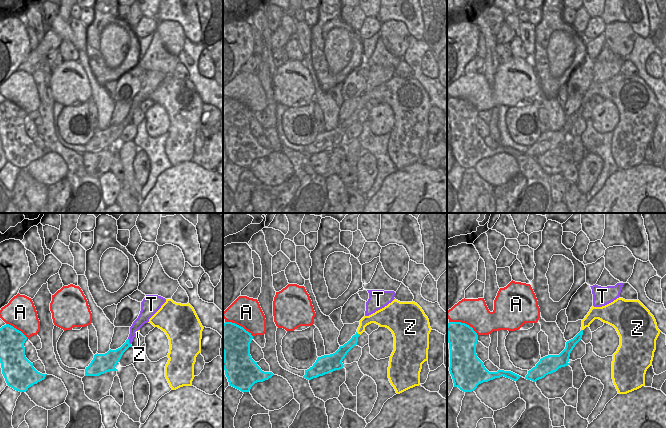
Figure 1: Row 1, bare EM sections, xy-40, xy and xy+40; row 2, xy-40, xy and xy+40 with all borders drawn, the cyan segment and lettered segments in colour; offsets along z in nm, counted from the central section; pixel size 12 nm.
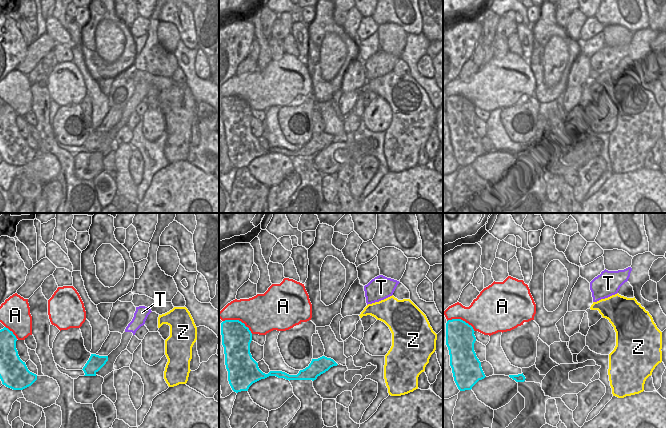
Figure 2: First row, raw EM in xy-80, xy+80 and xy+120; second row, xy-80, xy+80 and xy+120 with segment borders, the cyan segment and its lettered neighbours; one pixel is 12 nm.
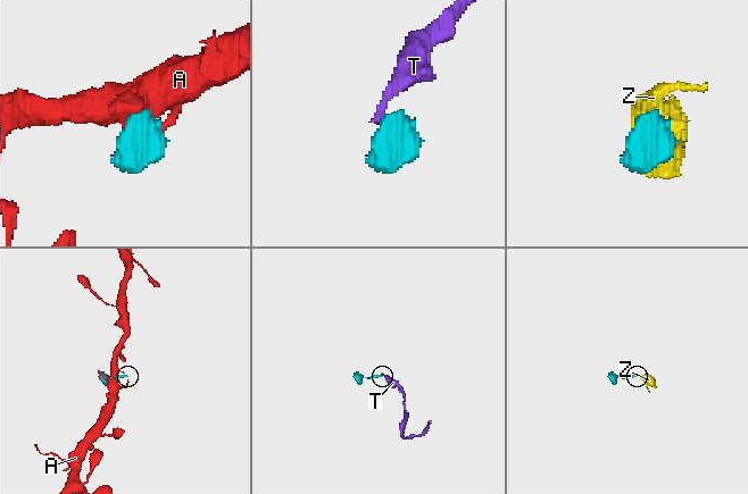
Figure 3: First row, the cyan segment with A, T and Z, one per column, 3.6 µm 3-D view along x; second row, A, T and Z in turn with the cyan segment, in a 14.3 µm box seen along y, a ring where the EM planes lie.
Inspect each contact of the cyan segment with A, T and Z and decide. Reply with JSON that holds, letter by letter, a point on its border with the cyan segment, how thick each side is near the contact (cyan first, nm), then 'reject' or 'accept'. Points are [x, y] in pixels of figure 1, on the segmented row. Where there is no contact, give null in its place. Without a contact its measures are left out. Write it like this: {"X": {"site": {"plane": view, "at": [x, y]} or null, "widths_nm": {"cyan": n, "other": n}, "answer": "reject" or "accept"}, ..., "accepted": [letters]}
{"A": {"site": {"plane": "xy+40", "at": [464, 323]}, "widths_nm": {"cyan": 340, "other": 340}, "answer": "reject"}, "T": {"site": {"plane": "xy-40", "at": [128, 341]}, "widths_nm": {"cyan": 160, "other": 120}, "answer": "reject"}, "Z": {"site": {"plane": "xy", "at": [357, 333]}, "widths_nm": {"cyan": 110, "other": 120}, "answer": "accept"}, "accepted": ["Z"]}

